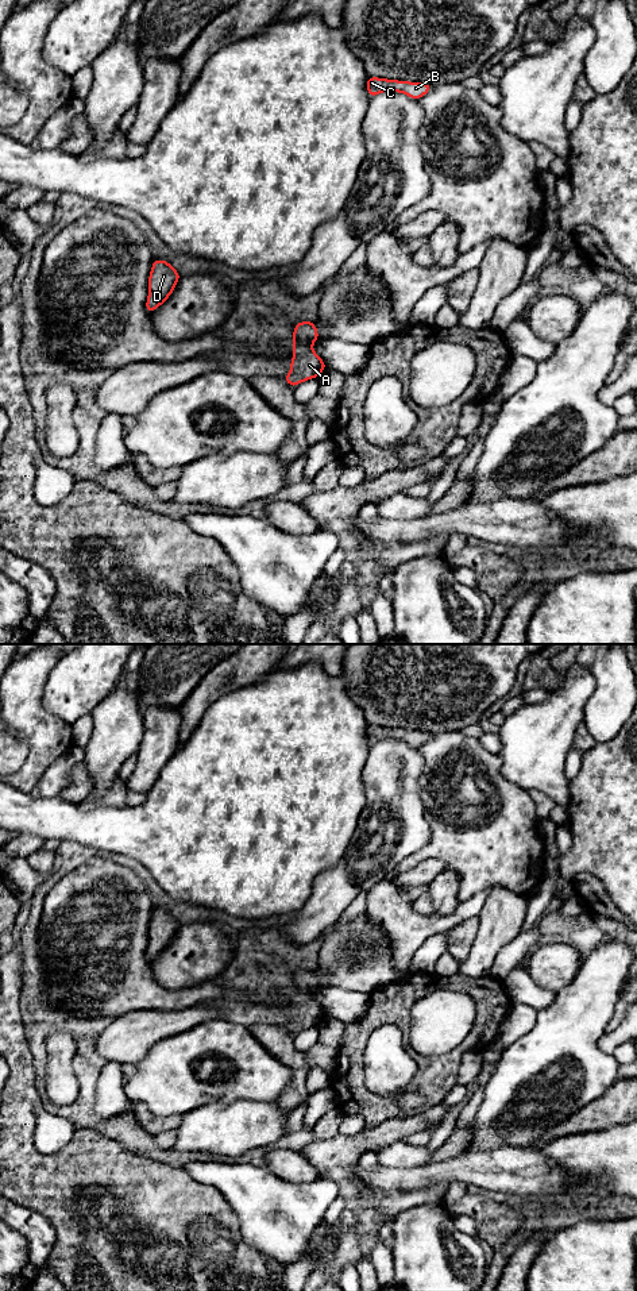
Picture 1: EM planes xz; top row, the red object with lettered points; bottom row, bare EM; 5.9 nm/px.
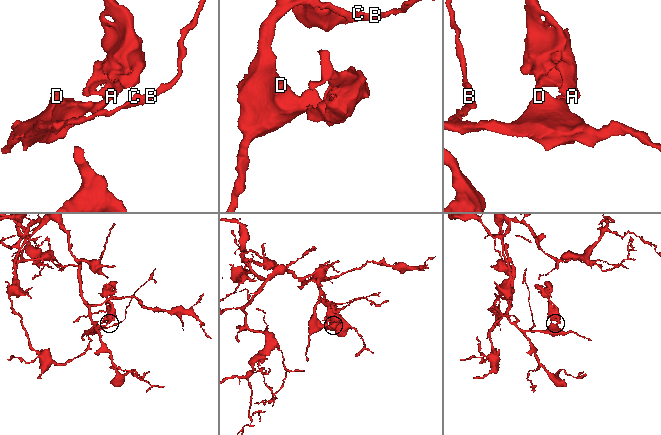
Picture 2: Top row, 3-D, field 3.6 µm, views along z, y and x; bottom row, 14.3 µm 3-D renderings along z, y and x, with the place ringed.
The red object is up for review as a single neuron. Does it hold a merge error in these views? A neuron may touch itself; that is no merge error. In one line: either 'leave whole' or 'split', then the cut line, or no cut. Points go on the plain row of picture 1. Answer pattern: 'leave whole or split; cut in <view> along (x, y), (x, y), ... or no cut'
split; cut in xz along (294, 991), (308, 991), (311, 994)

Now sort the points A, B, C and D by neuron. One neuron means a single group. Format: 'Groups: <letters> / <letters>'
Groups: A / B C D

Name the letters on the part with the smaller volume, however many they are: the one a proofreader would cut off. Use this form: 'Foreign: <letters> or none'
Foreign: A

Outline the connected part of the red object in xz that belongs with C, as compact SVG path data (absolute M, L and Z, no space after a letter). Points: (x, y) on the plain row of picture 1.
M368 725L366 729L366 735L370 745L374 745L386 739L393 739L405 741L414 748L418 748L433 736L433 733L431 732L386 728L378 725Z

